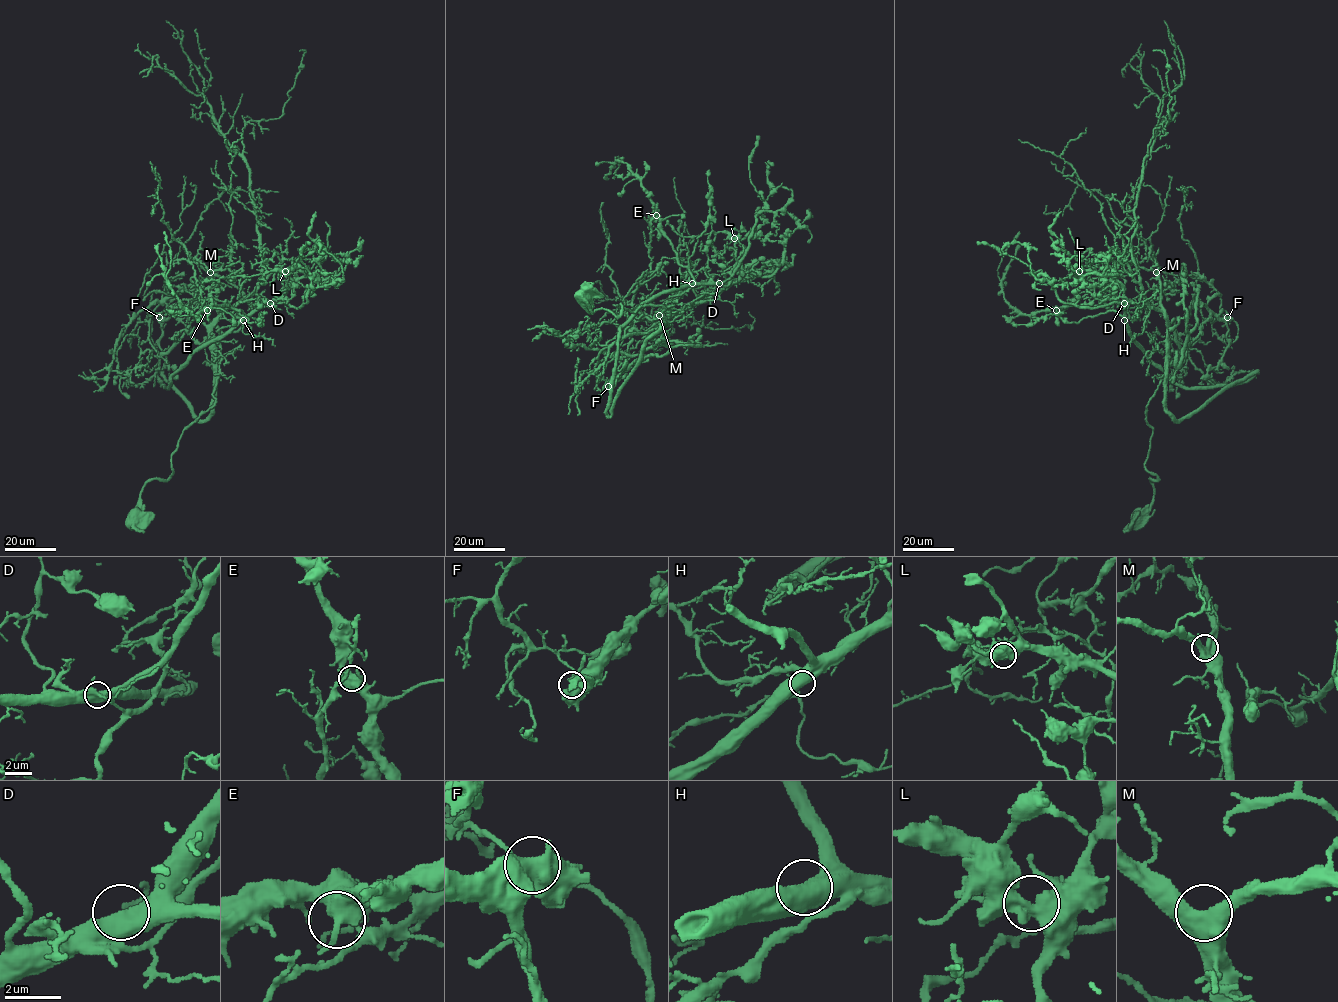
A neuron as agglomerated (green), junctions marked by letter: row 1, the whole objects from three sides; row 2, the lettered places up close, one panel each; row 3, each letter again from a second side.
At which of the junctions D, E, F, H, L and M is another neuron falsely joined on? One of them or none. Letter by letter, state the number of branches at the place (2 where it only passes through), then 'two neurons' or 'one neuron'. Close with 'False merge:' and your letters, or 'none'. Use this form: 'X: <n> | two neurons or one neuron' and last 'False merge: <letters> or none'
D: 2 | one neuron
E: 2 | one neuron
F: 2 | two neurons
H: 2 | one neuron
L: 2 | one neuron
M: 2 | one neuron
False merge: F

